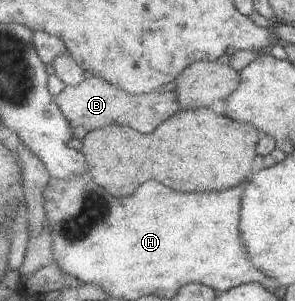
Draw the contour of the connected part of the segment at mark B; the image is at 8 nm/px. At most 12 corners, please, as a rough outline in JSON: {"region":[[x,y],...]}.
{"region":[[95,76],[54,100],[72,128],[151,134],[181,110],[174,90],[134,95]]}

